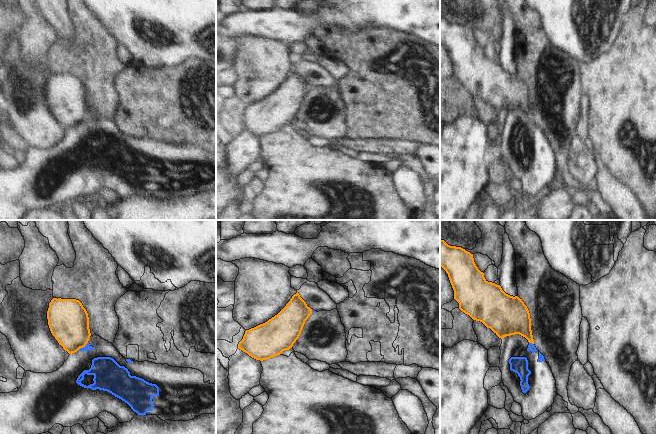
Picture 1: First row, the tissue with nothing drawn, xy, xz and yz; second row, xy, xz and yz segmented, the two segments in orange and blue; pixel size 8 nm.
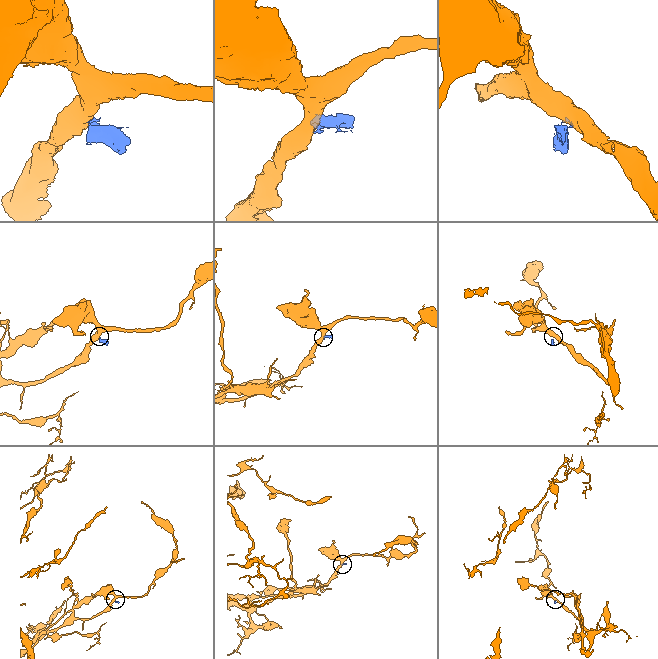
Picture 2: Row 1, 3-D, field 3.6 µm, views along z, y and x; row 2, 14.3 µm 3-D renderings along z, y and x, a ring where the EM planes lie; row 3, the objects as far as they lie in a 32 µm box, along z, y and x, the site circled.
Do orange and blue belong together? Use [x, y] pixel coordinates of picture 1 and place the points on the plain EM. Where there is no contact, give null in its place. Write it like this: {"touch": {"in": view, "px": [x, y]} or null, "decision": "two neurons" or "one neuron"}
{"touch": {"in": "xy", "px": [82, 123]}, "decision": "two neurons"}

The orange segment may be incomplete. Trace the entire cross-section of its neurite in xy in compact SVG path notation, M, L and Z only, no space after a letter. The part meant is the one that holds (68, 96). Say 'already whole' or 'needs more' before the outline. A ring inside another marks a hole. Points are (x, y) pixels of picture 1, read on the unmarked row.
already whole; M53 74L49 79L47 95L52 111L69 130L88 119L91 112L89 93L79 76Z

